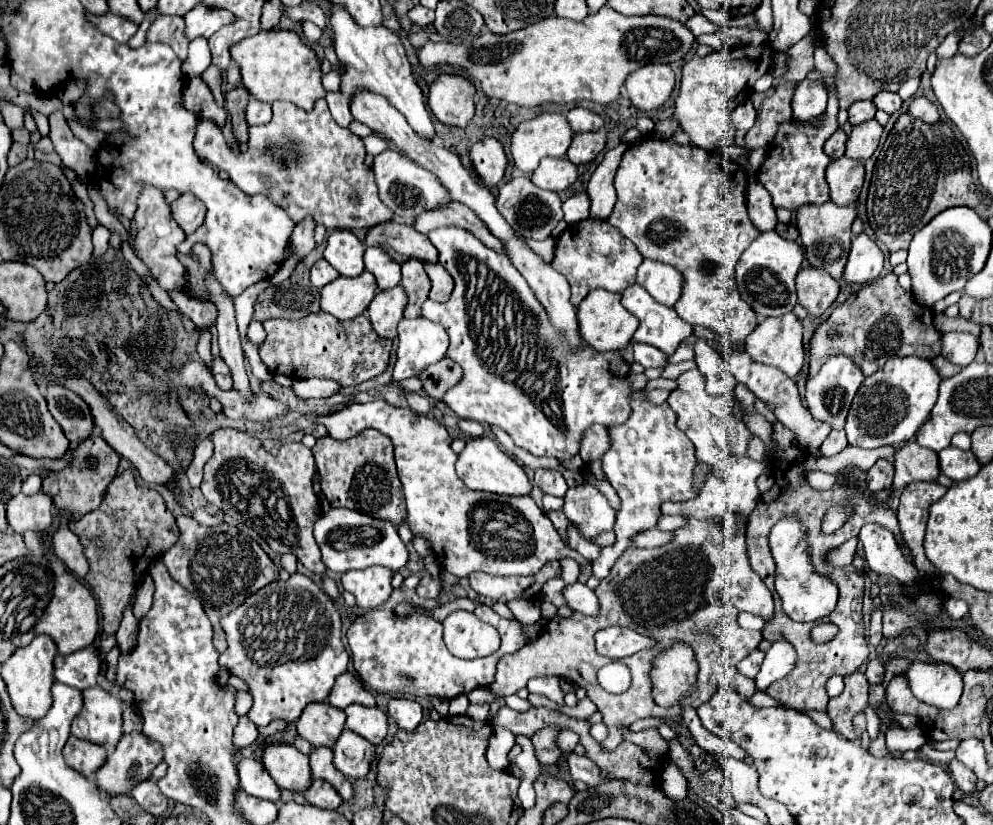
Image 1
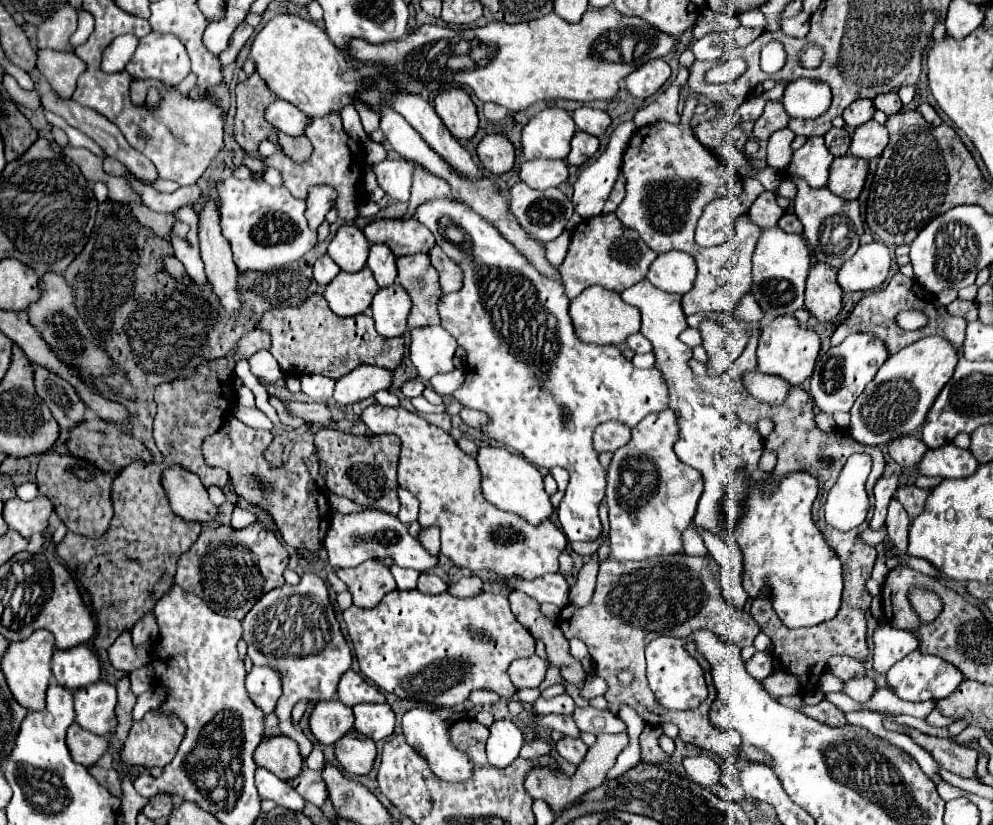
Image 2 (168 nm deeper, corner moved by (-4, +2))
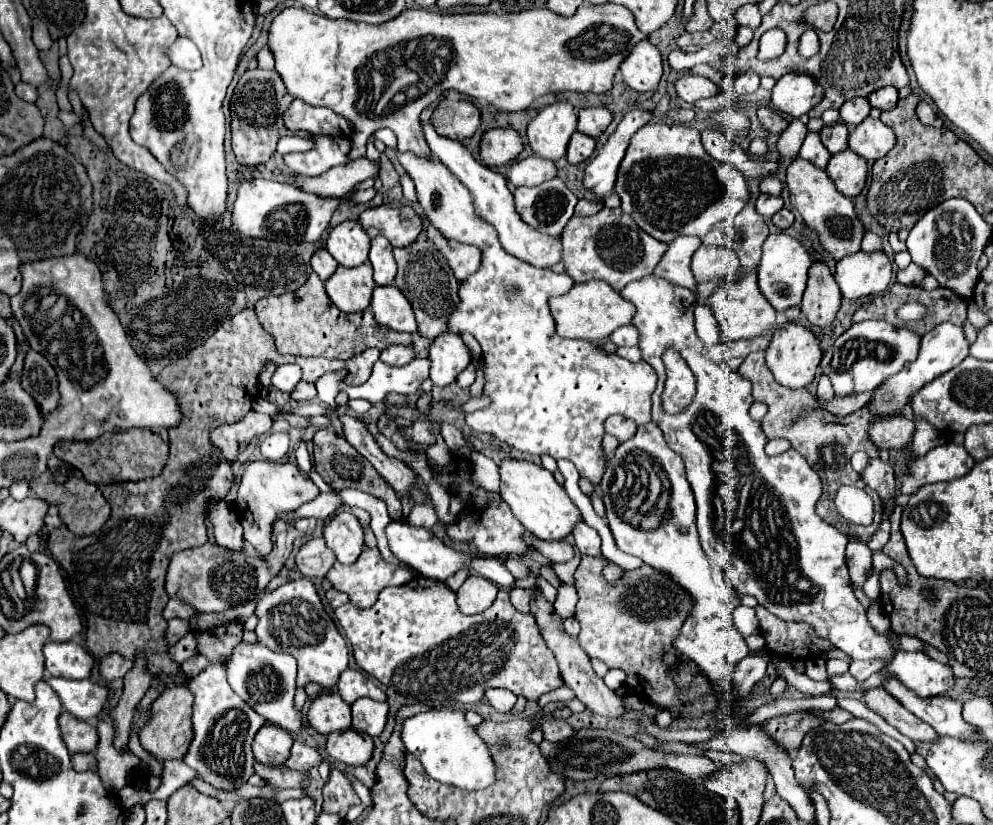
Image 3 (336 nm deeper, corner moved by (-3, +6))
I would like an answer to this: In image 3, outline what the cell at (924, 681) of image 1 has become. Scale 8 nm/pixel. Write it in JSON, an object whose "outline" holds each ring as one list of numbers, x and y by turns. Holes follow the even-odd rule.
{"outline":[[898,652,898,654,894,656,894,660,892,660,884,670,876,672,876,674,870,676,868,680,856,682,854,676,850,676,850,674,846,672,846,674,834,678,834,680,832,680,832,686,836,686,838,690,848,690,848,692,854,692,854,690,862,690,862,692,864,692,864,690,870,690,870,688,884,688,884,682,886,682,890,676,894,676,896,680,900,680,908,690,912,690,912,692,914,692,916,696,920,696,920,698,932,698,932,696,946,694,946,692,952,690,954,684,956,684,956,678,954,678,952,668,946,666,946,664,940,664,940,662,932,660,926,652]]}

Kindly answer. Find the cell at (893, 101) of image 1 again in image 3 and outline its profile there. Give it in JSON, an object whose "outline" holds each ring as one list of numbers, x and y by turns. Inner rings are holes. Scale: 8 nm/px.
{"outline":[[878,88,876,92,872,92,868,96,868,102,878,108,878,110,892,110,896,108,896,102,898,102,898,90,896,88]]}

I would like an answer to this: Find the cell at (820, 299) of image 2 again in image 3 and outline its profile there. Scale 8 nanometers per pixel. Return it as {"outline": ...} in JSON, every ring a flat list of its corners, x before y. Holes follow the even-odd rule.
{"outline":[[814,262,808,272,808,284,802,298,802,314,810,324,826,328,832,324,842,302,840,288,824,262]]}

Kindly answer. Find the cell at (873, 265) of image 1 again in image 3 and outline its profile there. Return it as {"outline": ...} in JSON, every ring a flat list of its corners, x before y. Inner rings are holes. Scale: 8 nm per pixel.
{"outline":[[884,250,856,252,836,264,836,284,844,298,860,298,884,292,892,278,892,264]]}

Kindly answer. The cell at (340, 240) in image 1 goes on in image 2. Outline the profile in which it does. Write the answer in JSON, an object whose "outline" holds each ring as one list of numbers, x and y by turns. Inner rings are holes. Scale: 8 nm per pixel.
{"outline":[[341,226,329,244,329,256,345,272,359,272,369,254,369,242,365,234,355,226]]}

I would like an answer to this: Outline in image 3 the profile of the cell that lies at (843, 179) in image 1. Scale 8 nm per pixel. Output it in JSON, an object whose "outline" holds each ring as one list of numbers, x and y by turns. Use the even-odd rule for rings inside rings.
{"outline":[[848,148,830,158,826,166,826,174,844,196,854,198,862,192,866,184,868,168,866,168,866,160,862,156,856,156,856,152]]}

